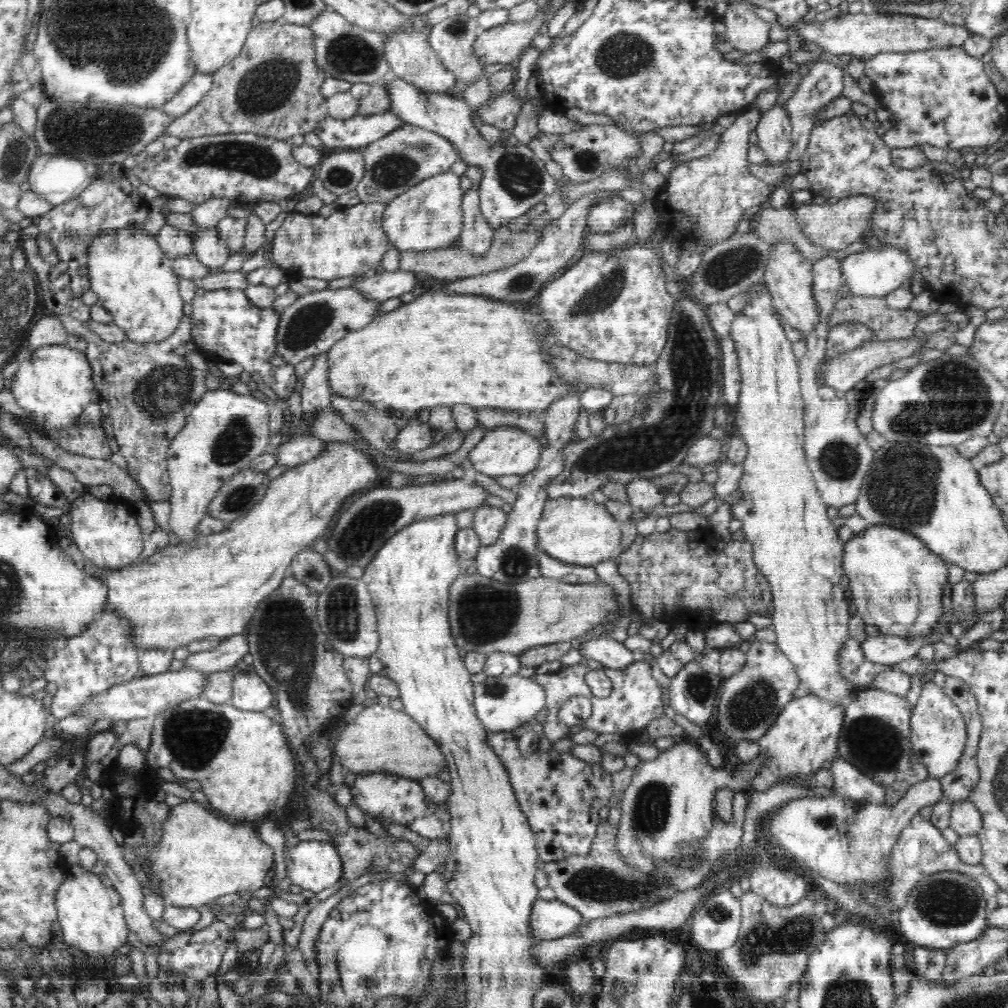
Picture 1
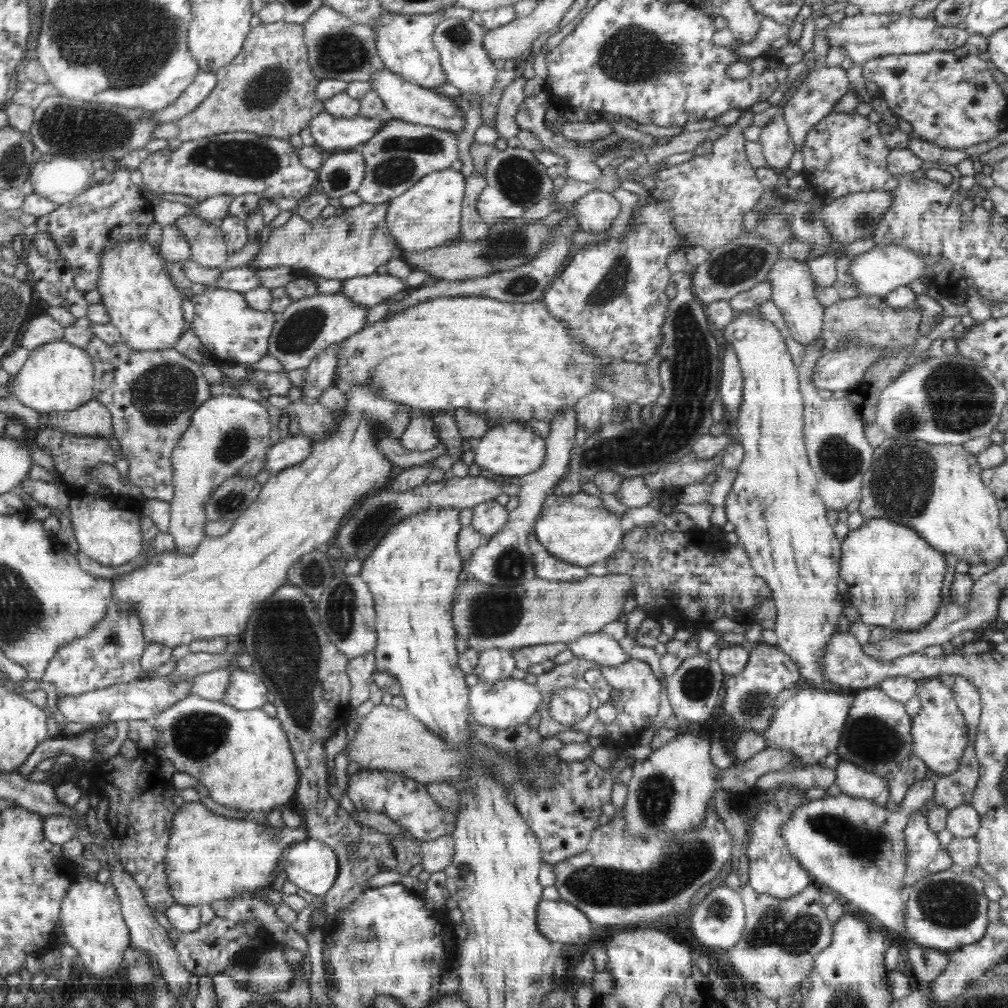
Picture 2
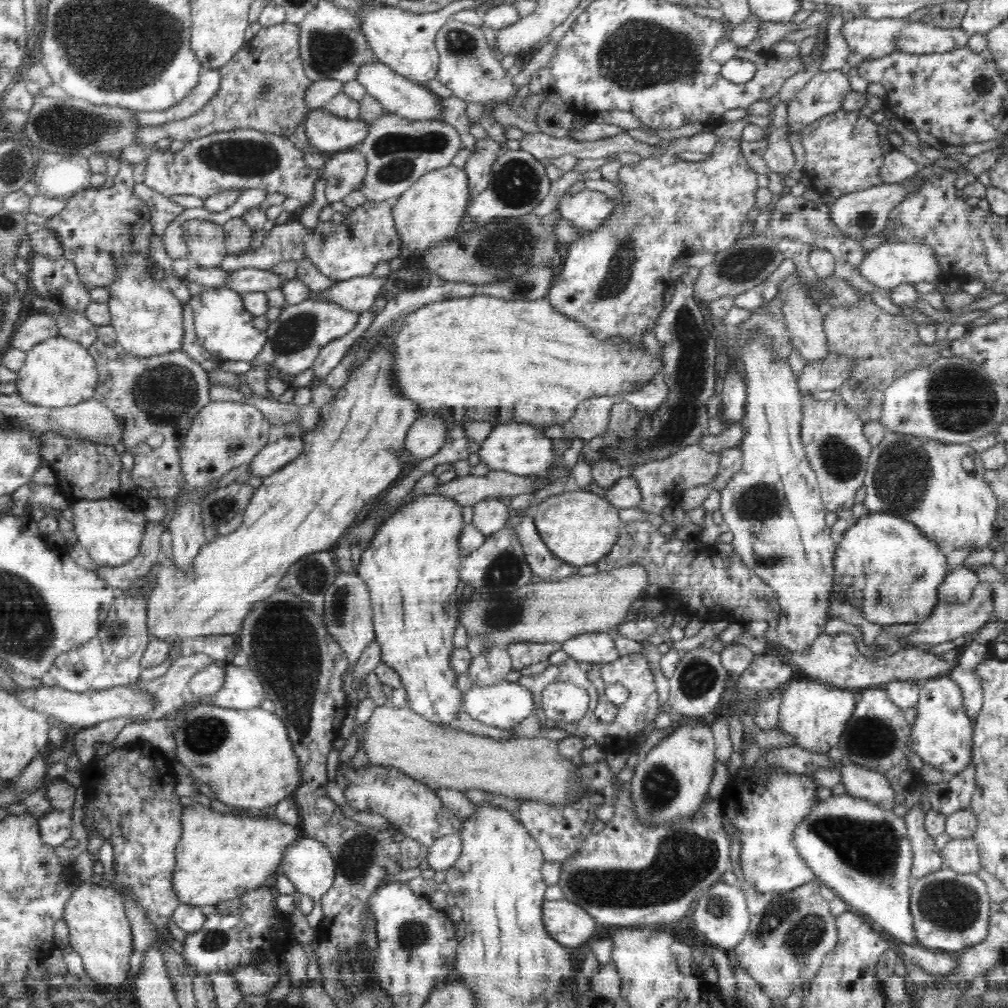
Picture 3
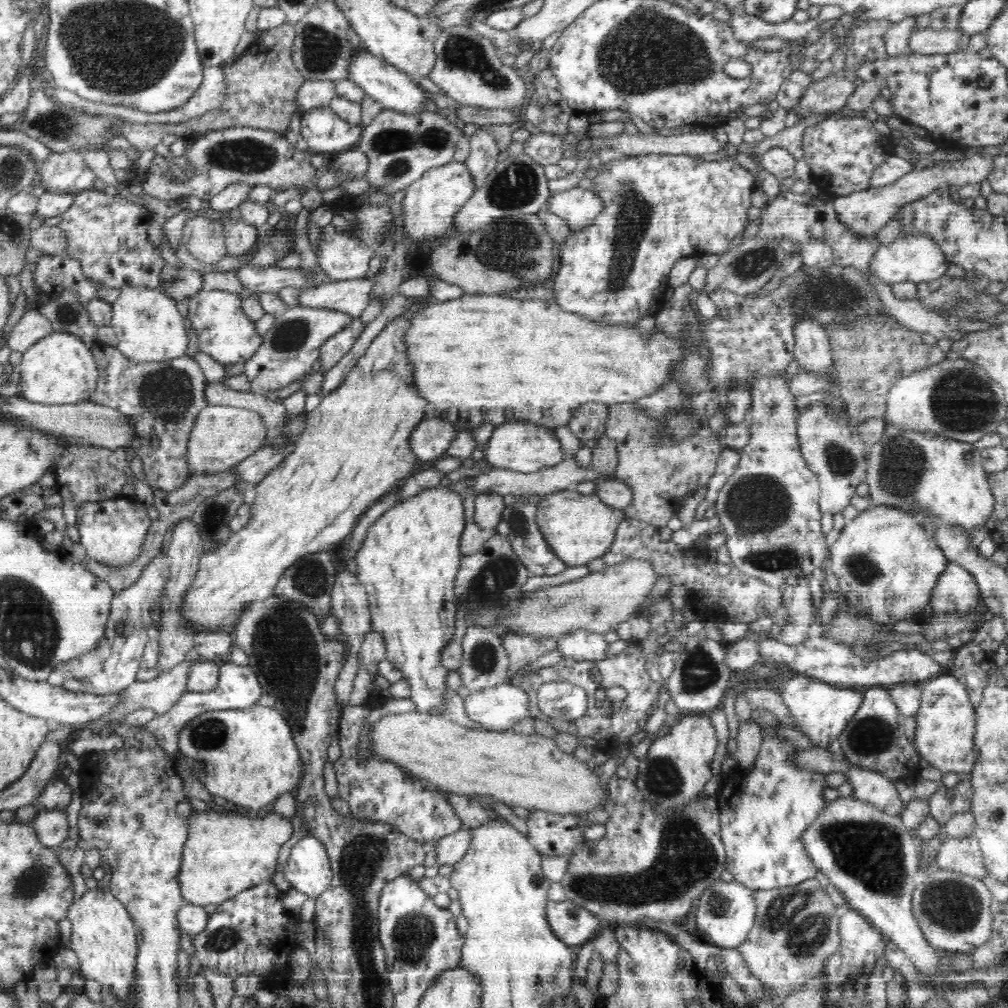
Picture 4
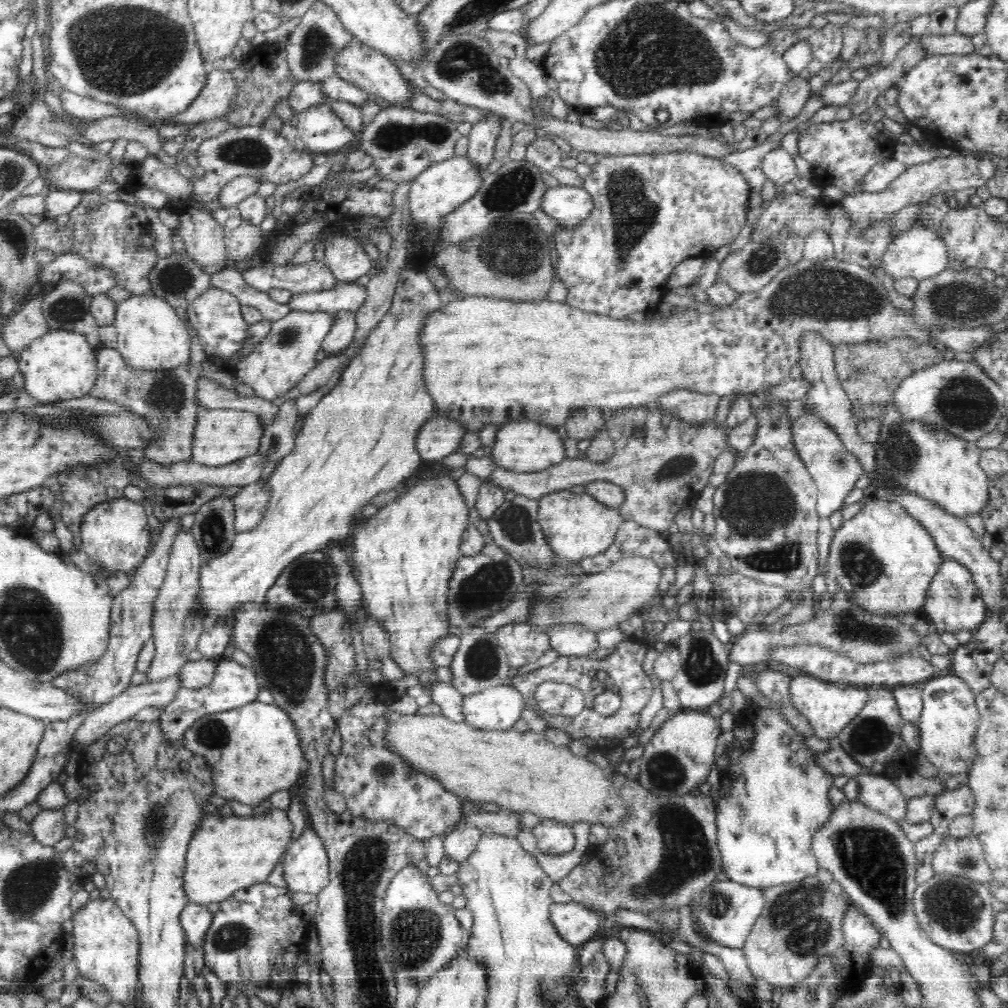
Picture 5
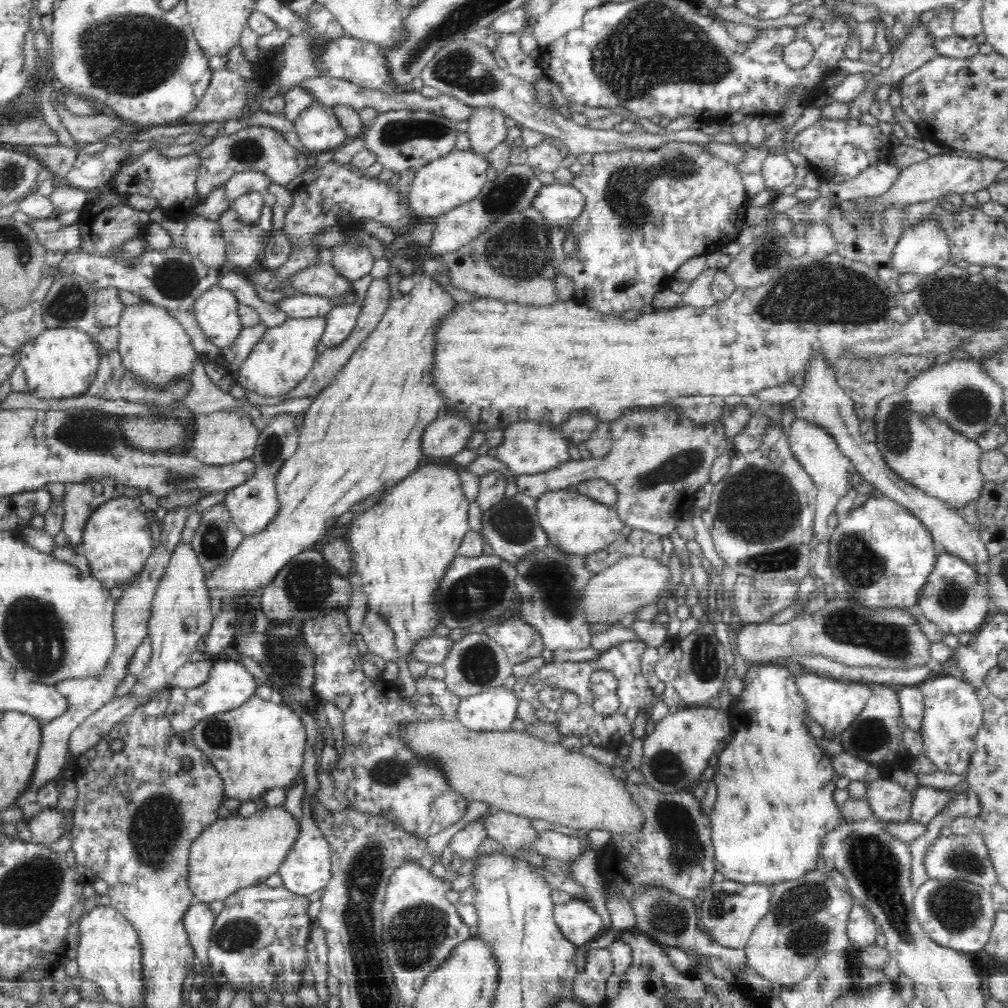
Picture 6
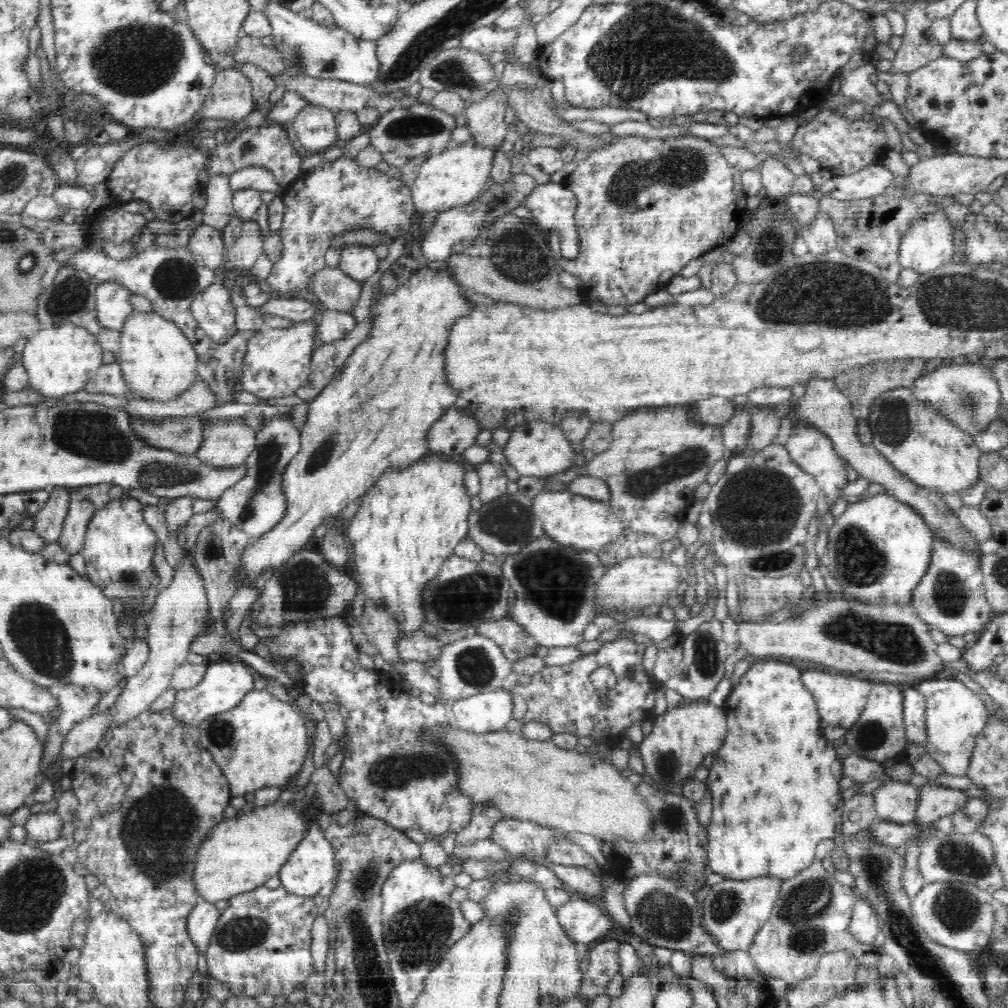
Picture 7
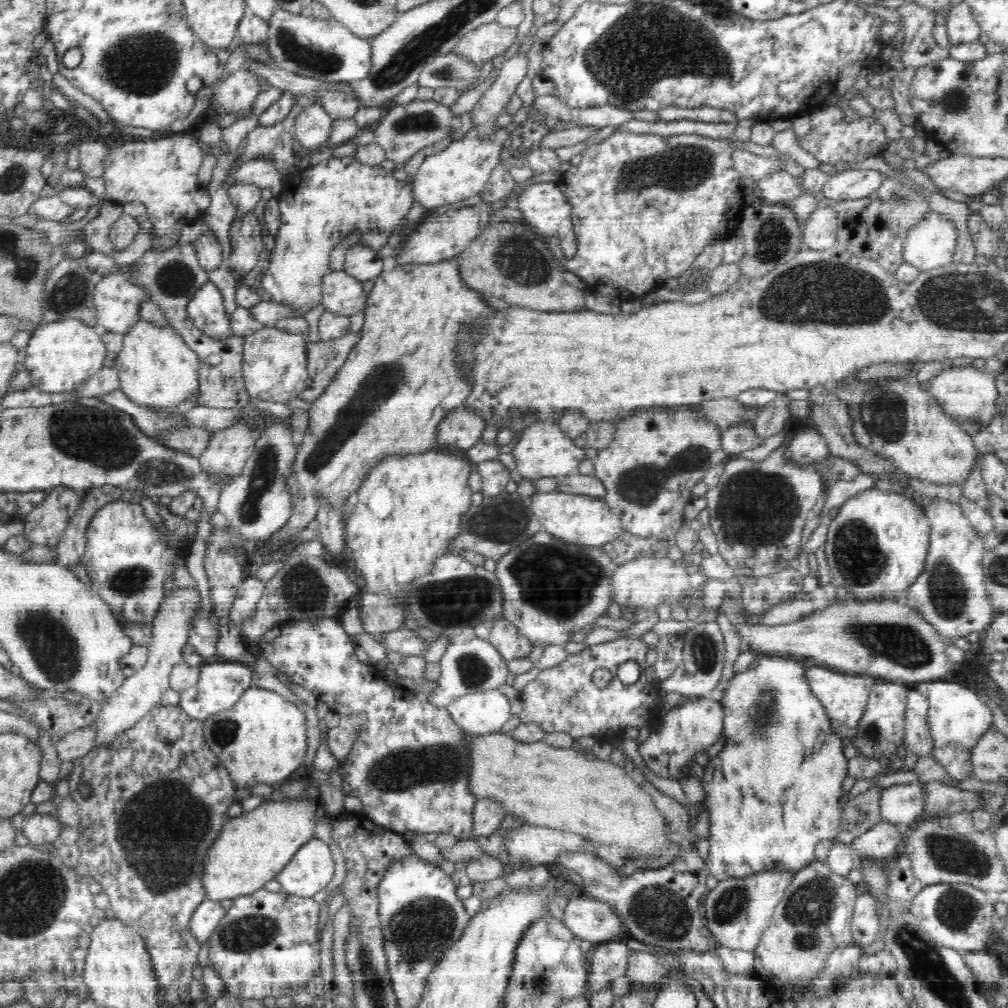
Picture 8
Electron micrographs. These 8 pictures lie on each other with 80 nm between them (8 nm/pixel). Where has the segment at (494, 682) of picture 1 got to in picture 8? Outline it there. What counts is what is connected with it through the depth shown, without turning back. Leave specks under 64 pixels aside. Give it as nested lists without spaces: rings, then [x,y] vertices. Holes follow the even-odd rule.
[[[498,688],[465,694],[445,708],[464,732],[484,735],[501,732],[511,716],[510,706],[506,695]]]

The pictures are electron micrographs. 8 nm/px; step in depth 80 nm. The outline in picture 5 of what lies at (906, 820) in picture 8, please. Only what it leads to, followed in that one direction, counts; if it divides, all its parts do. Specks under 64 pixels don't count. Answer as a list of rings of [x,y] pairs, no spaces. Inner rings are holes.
[[[860,774],[856,781],[859,783],[859,801],[894,821],[904,821],[909,799],[888,775]]]

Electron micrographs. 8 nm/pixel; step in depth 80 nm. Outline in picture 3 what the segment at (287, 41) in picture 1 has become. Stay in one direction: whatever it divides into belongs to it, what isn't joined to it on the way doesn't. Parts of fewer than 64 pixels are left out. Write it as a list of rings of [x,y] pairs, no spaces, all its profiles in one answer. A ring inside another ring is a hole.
[[[288,21],[274,26],[262,27],[256,36],[234,56],[230,62],[219,68],[221,82],[216,96],[192,116],[158,126],[138,127],[135,142],[141,147],[155,148],[162,138],[173,138],[188,142],[217,132],[236,129],[256,129],[263,133],[272,133],[279,137],[289,137],[298,124],[303,123],[309,112],[304,93],[313,84],[304,72],[300,58],[299,26]]]

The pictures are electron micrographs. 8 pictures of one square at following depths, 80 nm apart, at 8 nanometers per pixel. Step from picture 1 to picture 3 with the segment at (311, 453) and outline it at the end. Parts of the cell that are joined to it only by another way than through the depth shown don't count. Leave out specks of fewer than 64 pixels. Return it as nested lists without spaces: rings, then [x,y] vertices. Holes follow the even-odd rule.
[[[301,434],[286,436],[274,444],[268,444],[249,463],[249,476],[259,476],[262,479],[268,477],[290,464],[294,458],[298,458],[302,450],[304,450],[304,440]]]

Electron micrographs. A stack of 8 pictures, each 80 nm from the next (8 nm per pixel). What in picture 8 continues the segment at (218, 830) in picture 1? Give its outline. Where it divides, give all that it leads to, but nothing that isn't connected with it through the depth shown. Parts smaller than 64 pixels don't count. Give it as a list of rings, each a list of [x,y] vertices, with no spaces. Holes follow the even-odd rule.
[[[299,797],[289,801],[259,802],[255,809],[243,812],[238,817],[232,817],[220,832],[220,838],[212,844],[204,866],[203,886],[207,899],[222,901],[234,900],[240,896],[247,896],[261,890],[266,882],[273,880],[292,861],[294,854],[306,842],[315,836],[315,826],[318,822],[316,811],[320,805],[314,799]]]

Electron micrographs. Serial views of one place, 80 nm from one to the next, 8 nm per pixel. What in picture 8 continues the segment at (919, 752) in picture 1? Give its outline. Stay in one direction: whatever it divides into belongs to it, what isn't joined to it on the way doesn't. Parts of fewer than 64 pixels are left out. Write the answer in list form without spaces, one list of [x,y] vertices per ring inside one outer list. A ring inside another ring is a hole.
[[[922,682],[916,688],[929,702],[927,712],[928,724],[934,748],[931,756],[934,757],[954,780],[972,778],[972,750],[980,737],[993,728],[994,716],[986,703],[980,699],[976,691],[956,682]]]

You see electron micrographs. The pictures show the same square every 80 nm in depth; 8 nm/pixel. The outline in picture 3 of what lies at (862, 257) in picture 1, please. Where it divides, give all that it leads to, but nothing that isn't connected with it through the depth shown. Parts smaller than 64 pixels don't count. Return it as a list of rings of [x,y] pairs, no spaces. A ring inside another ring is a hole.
[[[884,242],[868,252],[860,262],[860,273],[874,287],[881,289],[896,288],[901,284],[916,284],[918,282],[938,282],[940,280],[940,263],[932,247],[916,242]]]

